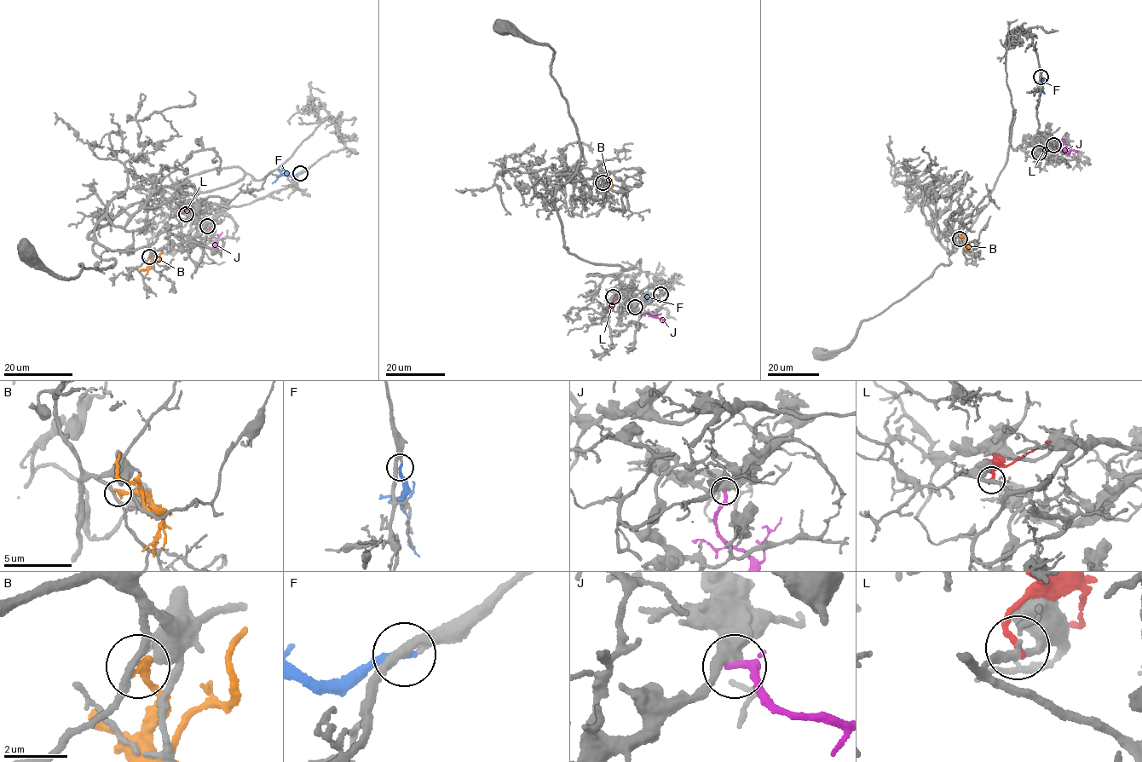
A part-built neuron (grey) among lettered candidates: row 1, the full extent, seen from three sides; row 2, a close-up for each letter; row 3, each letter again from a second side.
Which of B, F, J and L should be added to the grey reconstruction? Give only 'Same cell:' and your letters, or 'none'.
Same cell: F

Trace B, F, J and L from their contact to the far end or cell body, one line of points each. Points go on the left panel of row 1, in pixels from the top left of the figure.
B: (149, 256), (152, 261), (149, 267), (138, 271)
F: (301, 173), (293, 176), (280, 175), (272, 183)
J: (208, 225), (206, 235), (214, 242), (216, 249), (221, 251), (221, 257)
L: (186, 214), (187, 210), (200, 204)

